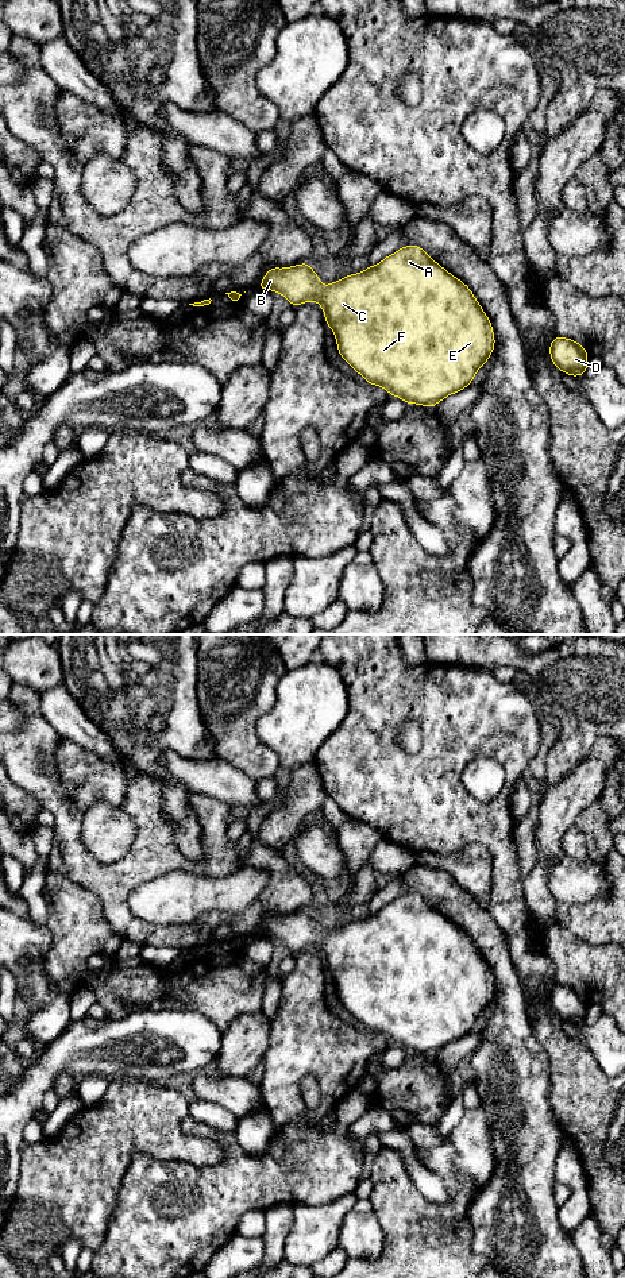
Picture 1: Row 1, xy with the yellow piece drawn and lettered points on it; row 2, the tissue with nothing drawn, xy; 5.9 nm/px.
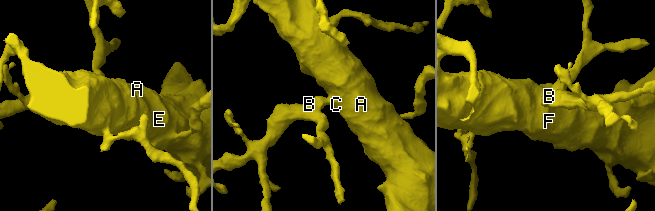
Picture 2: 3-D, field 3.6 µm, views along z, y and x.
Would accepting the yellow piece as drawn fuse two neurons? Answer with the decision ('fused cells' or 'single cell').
single cell

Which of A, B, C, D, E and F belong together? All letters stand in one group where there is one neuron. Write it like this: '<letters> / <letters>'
A B C D E F

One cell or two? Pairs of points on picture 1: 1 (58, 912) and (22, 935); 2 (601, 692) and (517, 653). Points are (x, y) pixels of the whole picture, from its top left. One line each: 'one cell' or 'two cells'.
1: two cells
2: one cell

